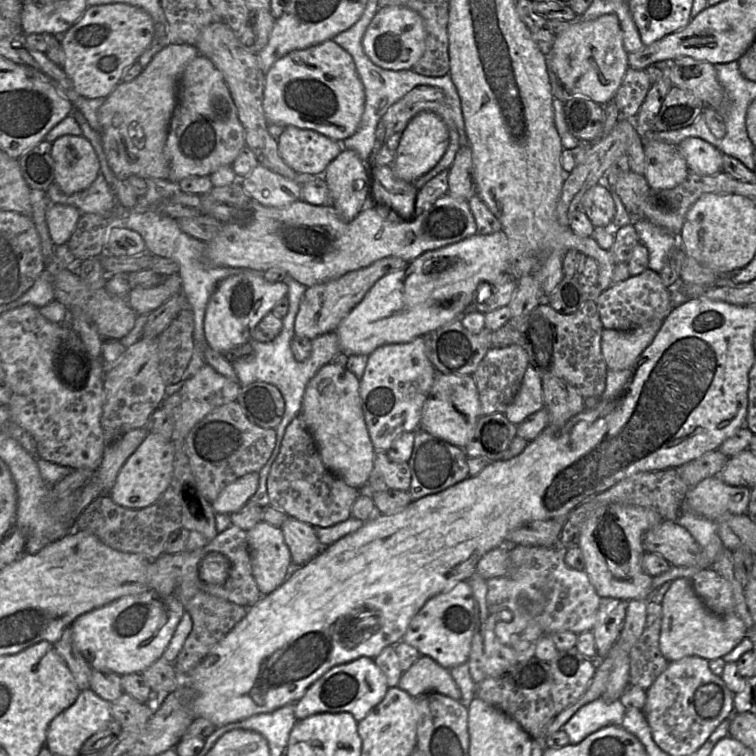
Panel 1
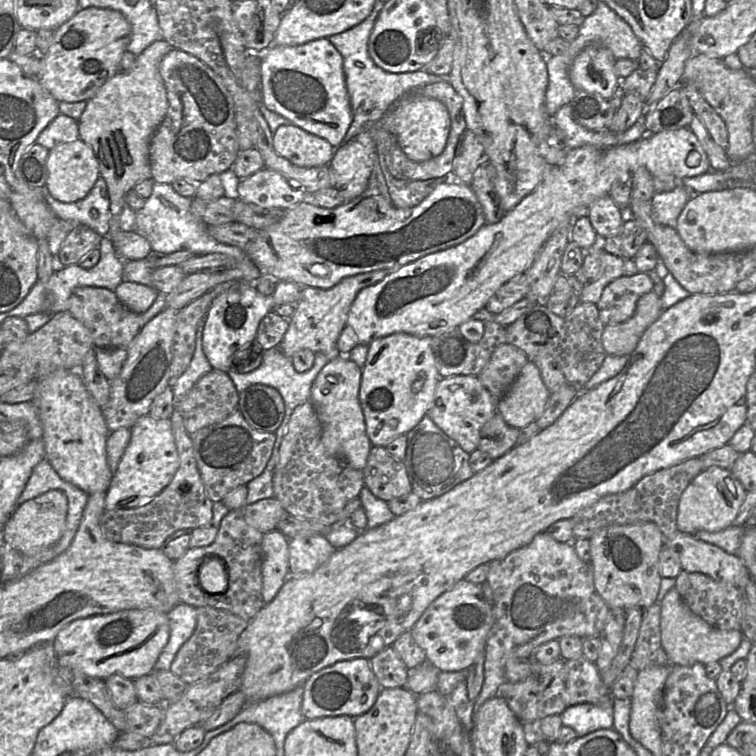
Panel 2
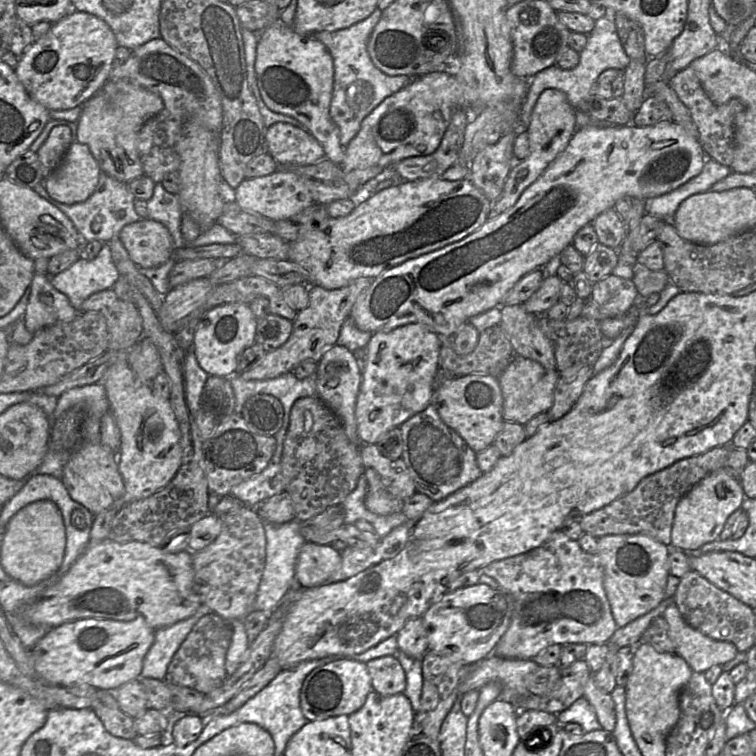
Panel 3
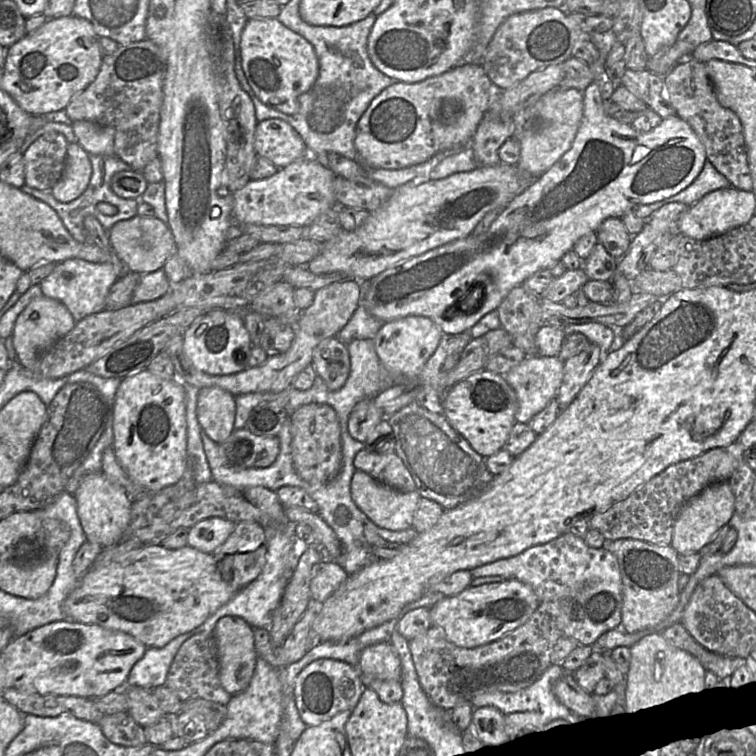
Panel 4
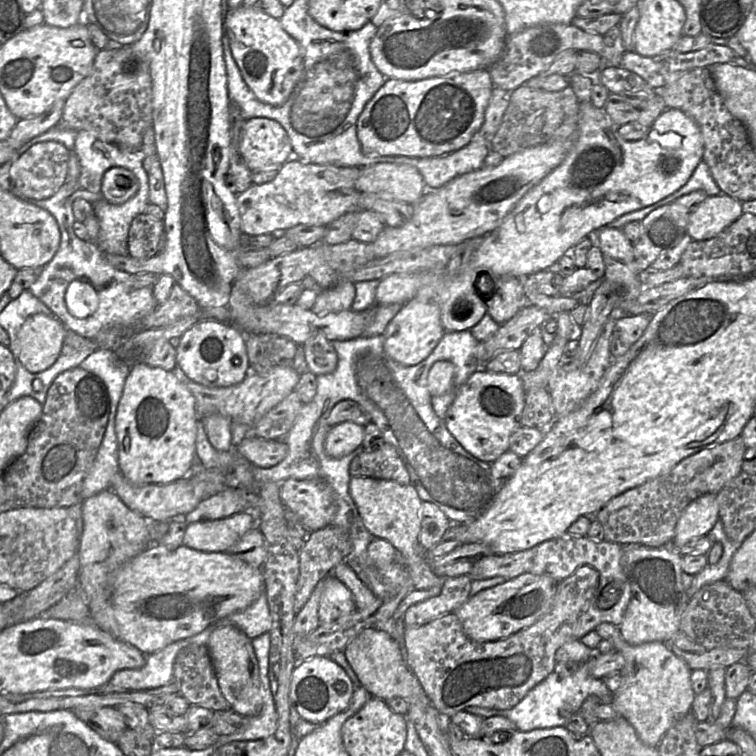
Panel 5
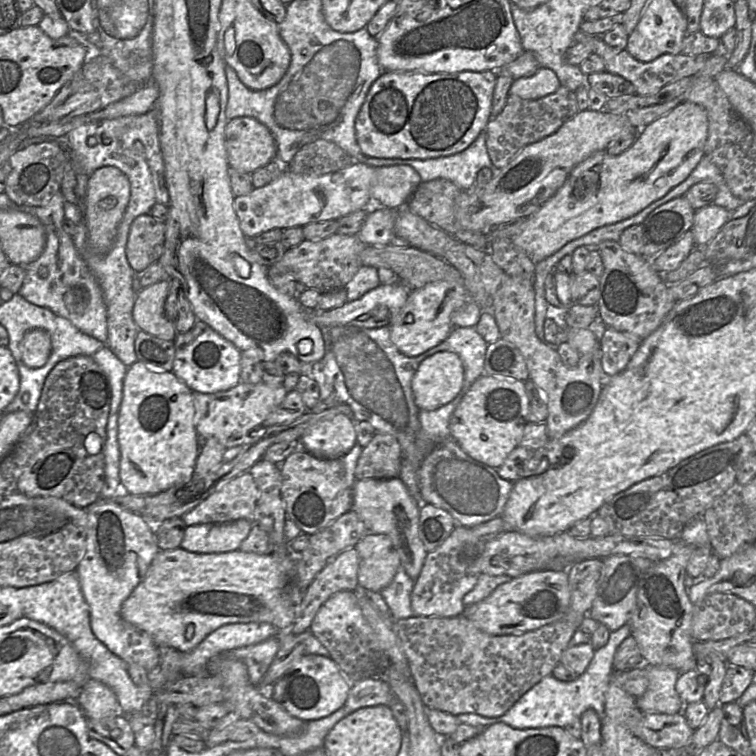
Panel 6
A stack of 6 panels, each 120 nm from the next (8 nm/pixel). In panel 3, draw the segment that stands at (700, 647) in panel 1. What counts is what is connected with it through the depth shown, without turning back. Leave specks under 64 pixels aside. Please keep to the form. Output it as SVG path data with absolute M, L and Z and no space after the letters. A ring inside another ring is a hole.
M675 603L663 613L669 625L668 634L681 656L692 671L705 672L714 665L724 665L738 653L736 646L727 641L714 640L692 628L681 615Z

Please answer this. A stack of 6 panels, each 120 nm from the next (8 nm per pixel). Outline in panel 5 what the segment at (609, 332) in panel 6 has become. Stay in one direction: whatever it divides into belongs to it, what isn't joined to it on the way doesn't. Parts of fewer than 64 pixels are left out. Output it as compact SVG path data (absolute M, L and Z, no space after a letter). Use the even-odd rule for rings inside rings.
M654 314L625 315L617 319L610 338L613 360L623 356L643 335Z

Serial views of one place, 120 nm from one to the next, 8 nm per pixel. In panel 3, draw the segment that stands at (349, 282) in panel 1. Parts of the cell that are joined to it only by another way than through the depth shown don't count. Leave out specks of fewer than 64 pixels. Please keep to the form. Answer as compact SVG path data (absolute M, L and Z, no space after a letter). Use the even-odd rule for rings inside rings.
M361 277L344 287L332 290L309 285L309 304L298 312L286 343L272 352L267 352L256 367L235 374L239 374L244 380L268 380L293 372L304 360L311 359L318 363L326 350L337 344L341 327L350 316L353 305L372 282L372 278Z

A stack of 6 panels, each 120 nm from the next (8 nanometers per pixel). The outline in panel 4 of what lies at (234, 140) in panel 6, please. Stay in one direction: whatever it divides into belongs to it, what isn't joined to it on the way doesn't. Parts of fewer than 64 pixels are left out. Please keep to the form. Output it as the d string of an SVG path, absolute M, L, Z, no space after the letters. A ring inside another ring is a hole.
M270 118L257 123L255 151L275 165L284 168L308 155L300 134L286 121Z

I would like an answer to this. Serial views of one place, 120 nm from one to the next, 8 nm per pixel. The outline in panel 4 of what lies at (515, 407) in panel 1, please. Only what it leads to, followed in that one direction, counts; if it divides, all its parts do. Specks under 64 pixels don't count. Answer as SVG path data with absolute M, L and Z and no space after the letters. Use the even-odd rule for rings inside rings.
M529 355L503 376L517 396L516 422L527 423L556 397L564 376L564 362L558 356Z

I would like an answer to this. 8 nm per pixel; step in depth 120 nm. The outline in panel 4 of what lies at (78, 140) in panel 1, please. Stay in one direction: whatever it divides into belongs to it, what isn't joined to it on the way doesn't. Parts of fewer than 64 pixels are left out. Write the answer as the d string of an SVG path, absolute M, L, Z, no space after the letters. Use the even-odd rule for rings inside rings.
M68 143L62 176L52 187L51 193L59 202L71 202L86 190L91 174L89 154L80 144Z

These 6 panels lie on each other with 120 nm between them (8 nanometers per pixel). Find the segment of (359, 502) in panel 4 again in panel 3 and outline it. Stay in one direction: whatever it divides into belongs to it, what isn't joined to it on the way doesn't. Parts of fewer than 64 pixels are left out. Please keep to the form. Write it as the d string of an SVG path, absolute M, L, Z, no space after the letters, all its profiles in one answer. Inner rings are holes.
M365 468L363 475L368 482L365 506L369 511L383 516L402 512L403 500L387 492L374 469Z

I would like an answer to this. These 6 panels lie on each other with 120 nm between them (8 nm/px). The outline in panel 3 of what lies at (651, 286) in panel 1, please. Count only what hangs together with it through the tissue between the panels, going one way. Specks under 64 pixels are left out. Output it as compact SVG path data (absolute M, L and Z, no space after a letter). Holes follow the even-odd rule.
M610 274L593 284L591 299L607 317L625 314L639 299L632 279Z

